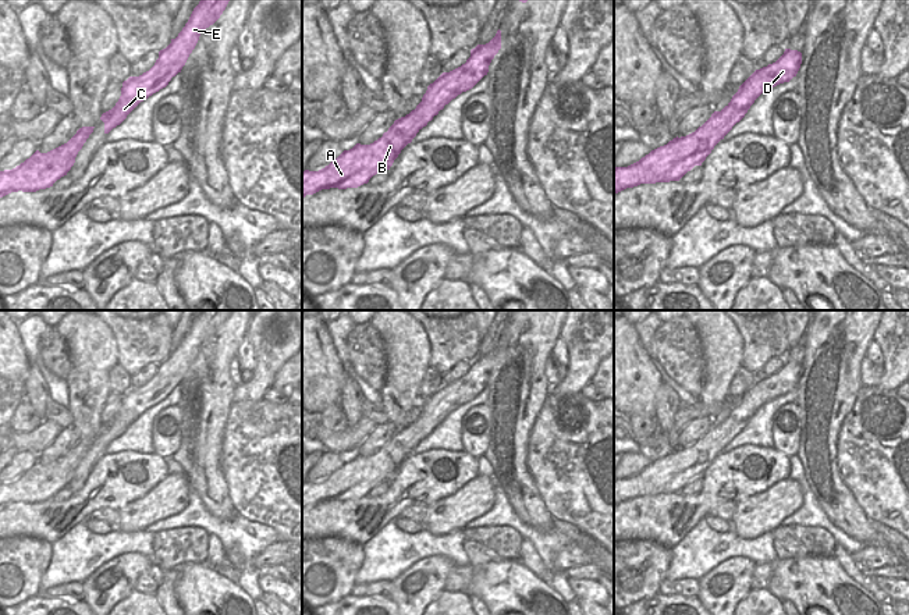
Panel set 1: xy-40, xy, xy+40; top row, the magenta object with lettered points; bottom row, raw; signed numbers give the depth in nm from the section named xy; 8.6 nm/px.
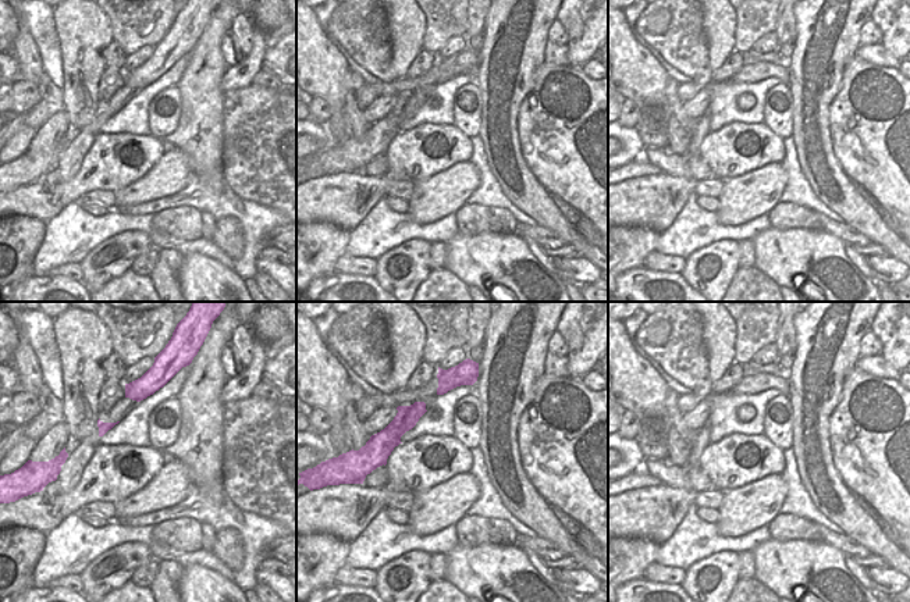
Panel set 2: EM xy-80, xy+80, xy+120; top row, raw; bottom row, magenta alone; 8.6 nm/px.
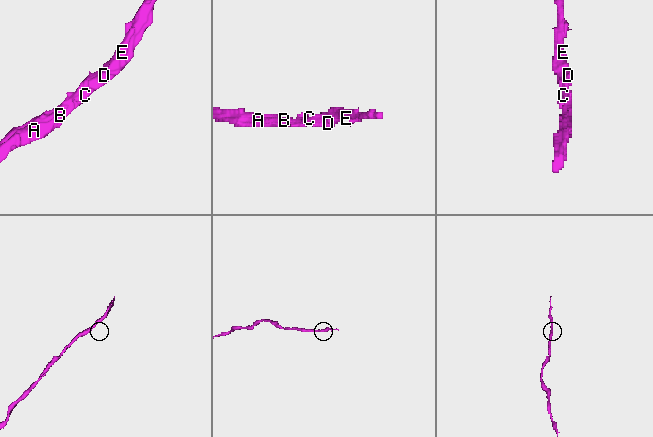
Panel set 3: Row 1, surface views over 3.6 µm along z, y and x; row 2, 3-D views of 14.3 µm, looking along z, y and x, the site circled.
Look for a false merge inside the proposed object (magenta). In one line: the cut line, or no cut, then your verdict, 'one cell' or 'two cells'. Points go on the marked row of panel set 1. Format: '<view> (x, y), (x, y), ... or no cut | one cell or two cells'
no cut | one cell

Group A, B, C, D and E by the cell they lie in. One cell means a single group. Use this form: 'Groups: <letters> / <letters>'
Groups: A B C D E

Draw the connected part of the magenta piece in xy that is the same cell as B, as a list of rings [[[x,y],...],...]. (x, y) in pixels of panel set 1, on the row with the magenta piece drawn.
[[[501,31],[486,45],[471,50],[471,57],[461,67],[443,72],[427,86],[422,102],[405,117],[394,121],[381,138],[370,145],[356,143],[344,150],[319,171],[302,173],[302,198],[322,189],[358,188],[381,170],[390,170],[401,150],[416,134],[438,114],[452,99],[472,89],[489,72],[489,65],[501,49]]]

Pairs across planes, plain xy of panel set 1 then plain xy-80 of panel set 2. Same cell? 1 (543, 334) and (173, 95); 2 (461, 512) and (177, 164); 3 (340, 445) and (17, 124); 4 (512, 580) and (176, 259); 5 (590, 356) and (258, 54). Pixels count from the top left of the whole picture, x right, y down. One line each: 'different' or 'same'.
1: different
2: same
3: different
4: different
5: same

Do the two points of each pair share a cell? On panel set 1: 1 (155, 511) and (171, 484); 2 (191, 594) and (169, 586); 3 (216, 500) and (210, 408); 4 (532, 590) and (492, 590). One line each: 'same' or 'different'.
1: same
2: different
3: same
4: same

